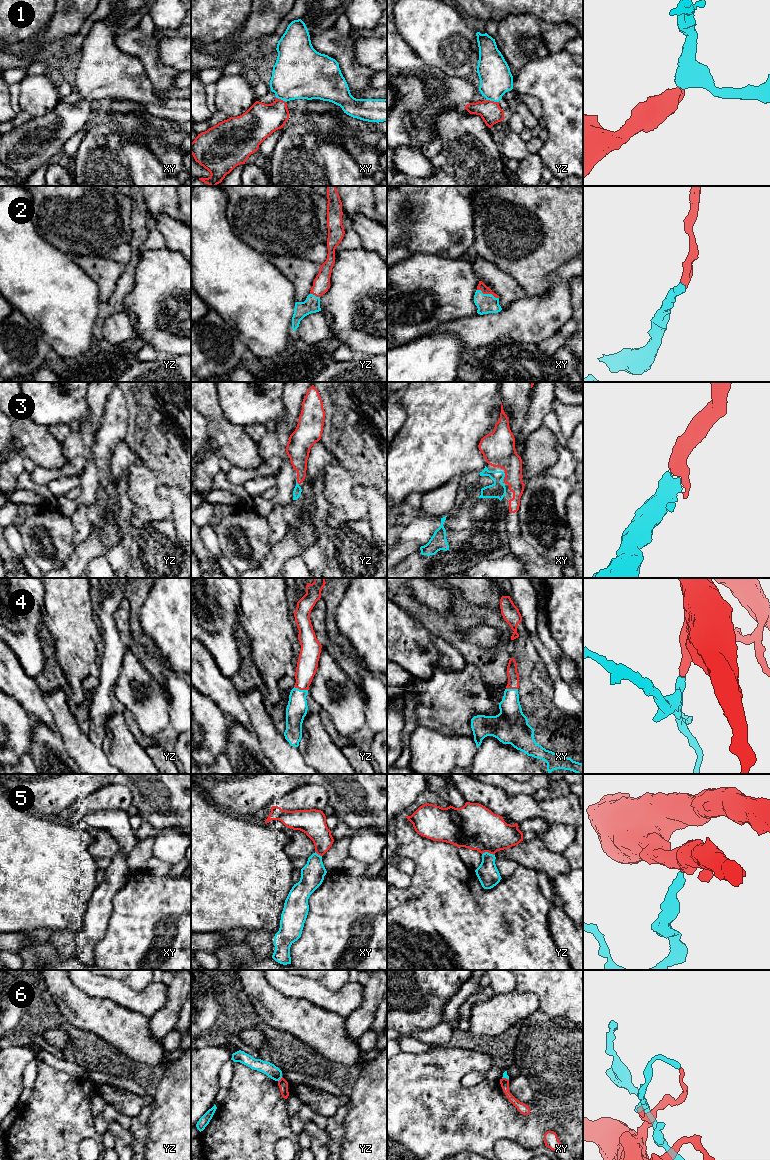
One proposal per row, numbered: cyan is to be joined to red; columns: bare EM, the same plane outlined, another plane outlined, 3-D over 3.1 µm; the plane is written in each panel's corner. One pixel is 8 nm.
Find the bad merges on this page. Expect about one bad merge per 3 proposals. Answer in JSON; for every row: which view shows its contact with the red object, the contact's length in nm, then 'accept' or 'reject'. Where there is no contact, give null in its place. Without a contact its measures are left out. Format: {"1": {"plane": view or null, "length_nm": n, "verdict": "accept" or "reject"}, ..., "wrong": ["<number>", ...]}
{"1": {"plane": "yz", "length_nm": 110, "verdict": "accept"}, "2": {"plane": "xy", "length_nm": 190, "verdict": "accept"}, "3": {"plane": "xy", "length_nm": 60, "verdict": "accept"}, "4": {"plane": "yz", "length_nm": 120, "verdict": "accept"}, "5": {"plane": "yz", "length_nm": 110, "verdict": "accept"}, "6": {"plane": "yz", "length_nm": 50, "verdict": "reject"}, "wrong": ["6"]}

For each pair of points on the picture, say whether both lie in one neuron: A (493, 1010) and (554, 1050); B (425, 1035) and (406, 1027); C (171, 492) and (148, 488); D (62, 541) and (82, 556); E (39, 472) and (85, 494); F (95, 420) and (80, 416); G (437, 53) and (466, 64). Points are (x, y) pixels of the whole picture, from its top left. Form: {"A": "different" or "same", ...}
{"A": "different", "B": "different", "C": "different", "D": "different", "E": "different", "F": "different", "G": "same"}

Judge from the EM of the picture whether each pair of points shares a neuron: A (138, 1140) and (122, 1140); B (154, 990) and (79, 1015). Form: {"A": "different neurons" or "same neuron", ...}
{"A": "different neurons", "B": "different neurons"}

